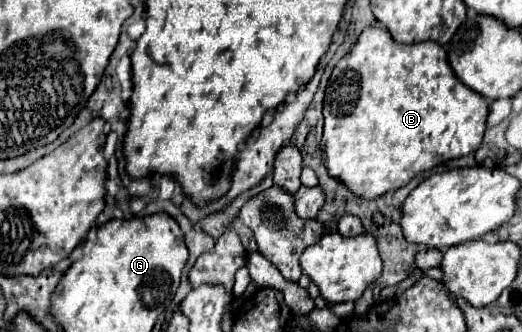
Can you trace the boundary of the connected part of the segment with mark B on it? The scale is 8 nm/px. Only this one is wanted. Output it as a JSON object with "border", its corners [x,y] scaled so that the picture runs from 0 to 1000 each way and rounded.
{"border":[[[705,78],[686,108],[670,163],[663,163],[625,259],[621,295],[621,410],[617,458],[628,524],[674,560],[693,596],[724,596],[743,572],[778,560],[797,524],[847,488],[897,470],[920,446],[939,319],[908,271],[874,247],[858,199],[858,163],[839,127],[766,133],[732,78]]]}

